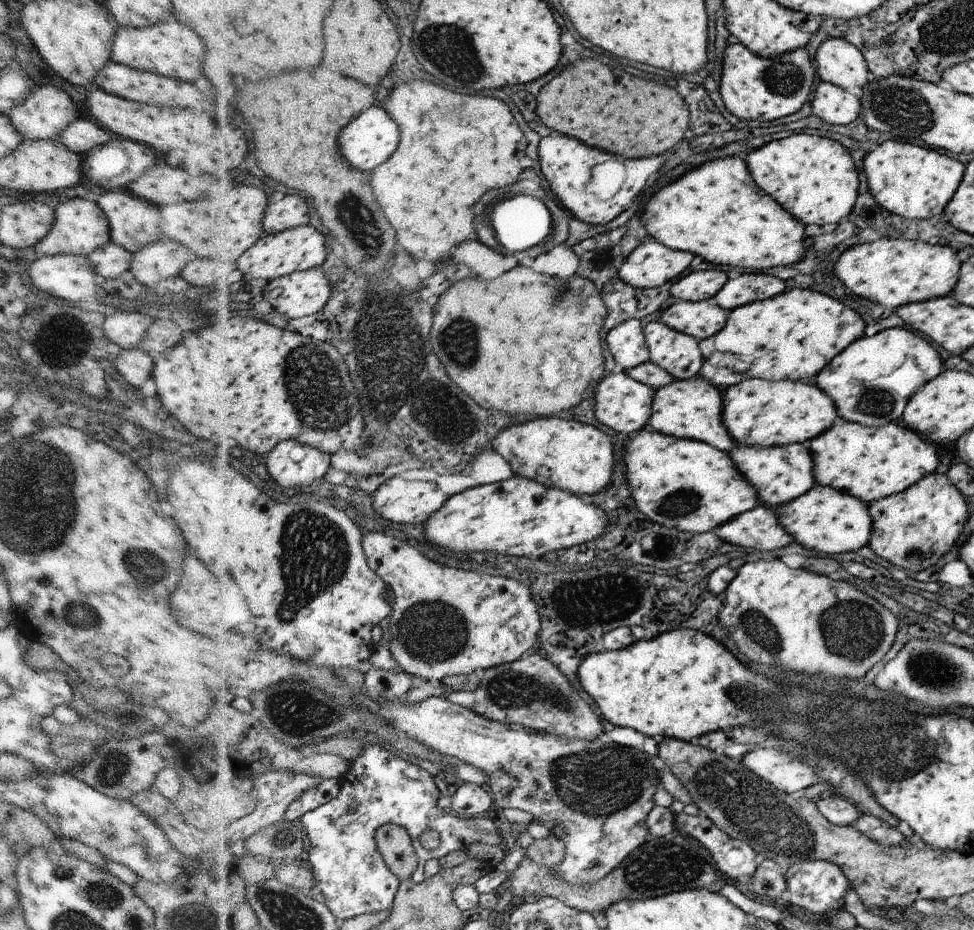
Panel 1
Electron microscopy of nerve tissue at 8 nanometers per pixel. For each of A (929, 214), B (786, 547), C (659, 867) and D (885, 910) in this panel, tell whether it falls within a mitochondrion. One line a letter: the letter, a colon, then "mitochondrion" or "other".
A: other
B: other
C: mitochondrion
D: other

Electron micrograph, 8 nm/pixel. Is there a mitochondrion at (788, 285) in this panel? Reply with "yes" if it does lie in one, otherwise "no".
no

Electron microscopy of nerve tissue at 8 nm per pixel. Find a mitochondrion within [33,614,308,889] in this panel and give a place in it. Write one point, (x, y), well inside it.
(112, 772)

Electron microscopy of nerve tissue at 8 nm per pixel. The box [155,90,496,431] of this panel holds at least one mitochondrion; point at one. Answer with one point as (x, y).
(384, 329)

